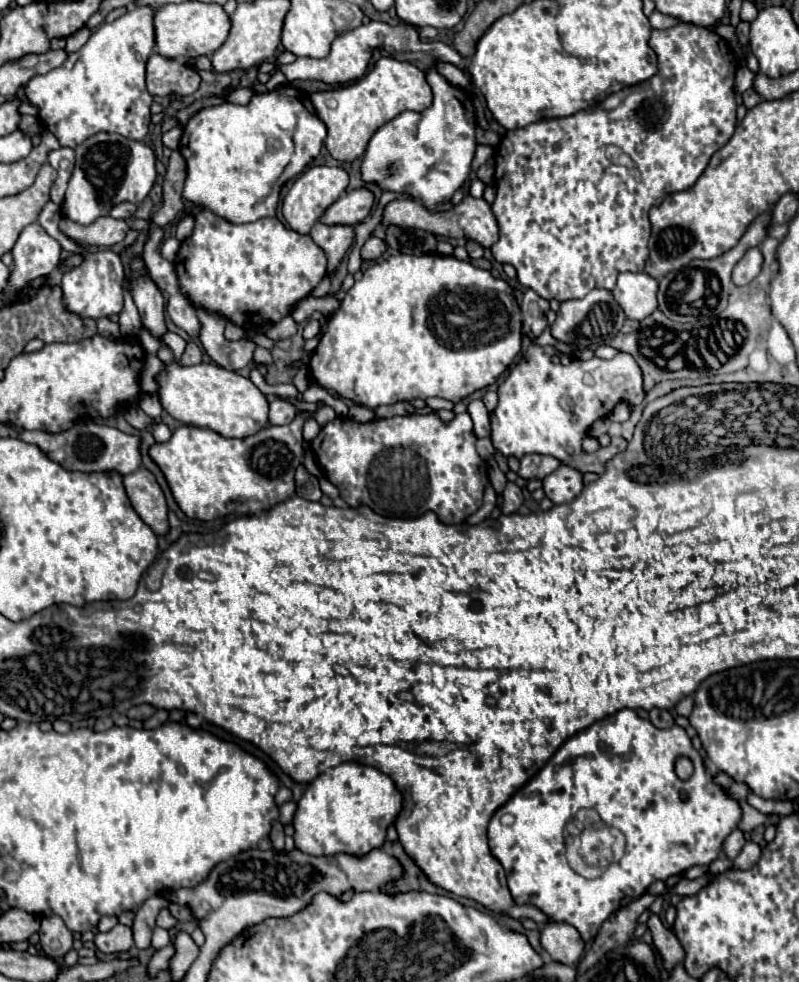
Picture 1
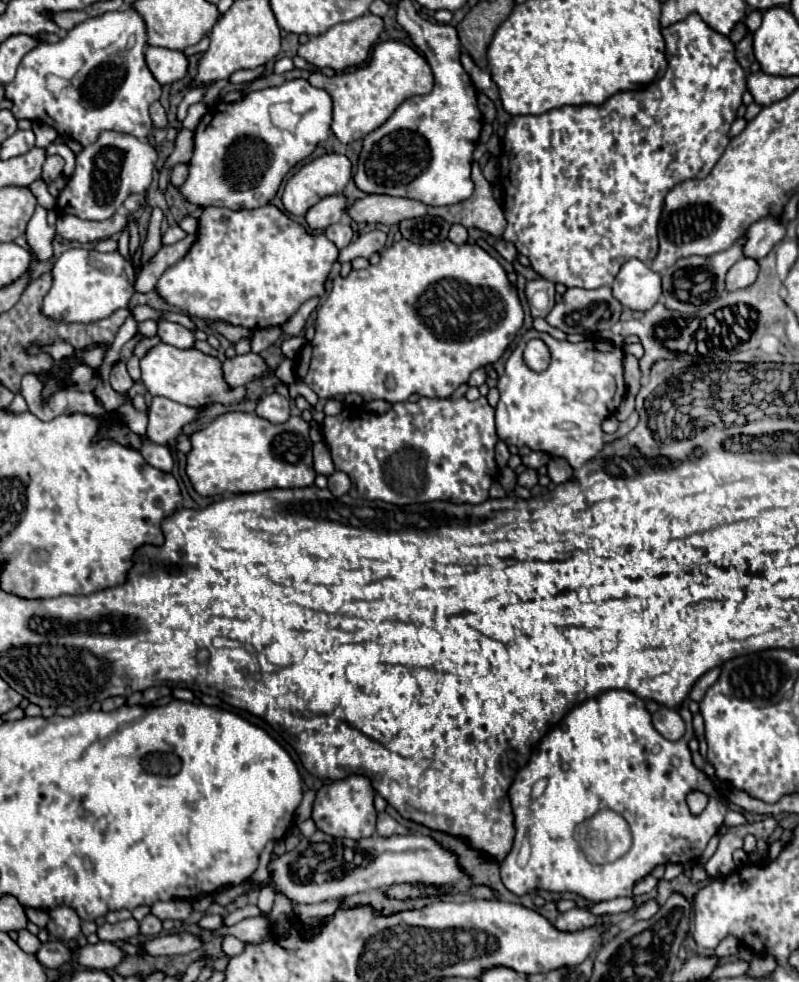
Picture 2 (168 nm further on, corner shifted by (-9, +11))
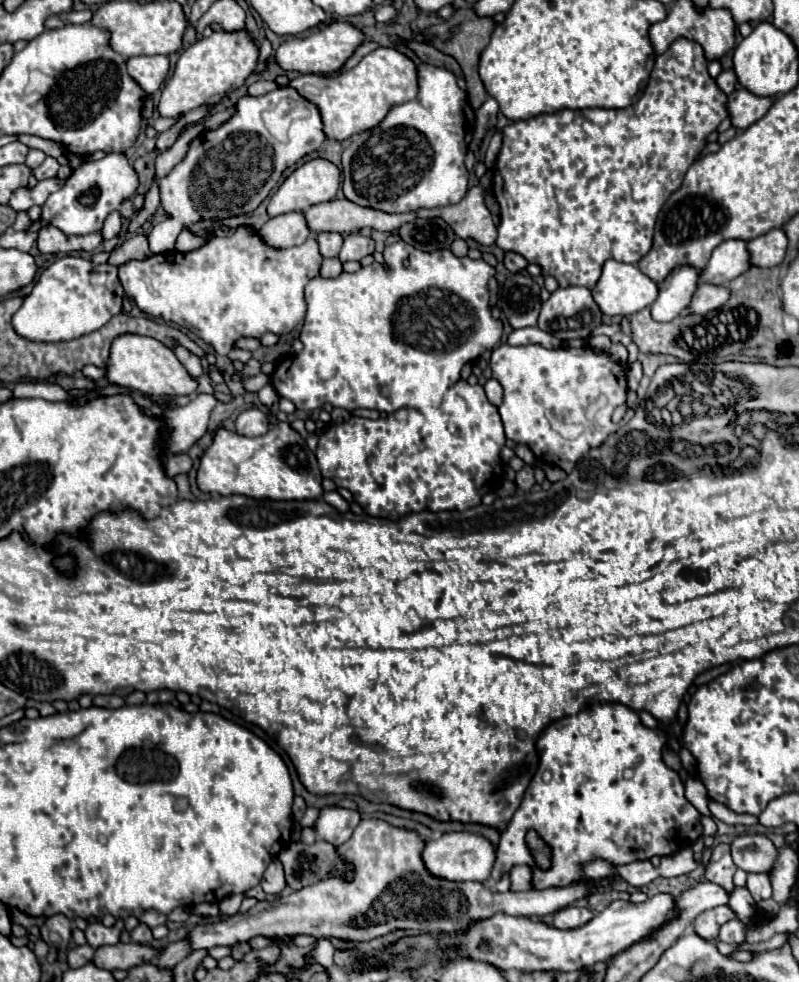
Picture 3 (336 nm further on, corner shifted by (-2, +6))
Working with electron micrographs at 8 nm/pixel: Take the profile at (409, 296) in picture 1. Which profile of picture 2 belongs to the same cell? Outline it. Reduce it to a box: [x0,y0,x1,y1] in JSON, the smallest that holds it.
[295,239,523,403]

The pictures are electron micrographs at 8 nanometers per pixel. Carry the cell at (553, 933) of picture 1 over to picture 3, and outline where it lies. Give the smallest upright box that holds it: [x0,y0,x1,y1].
[554,906,594,930]

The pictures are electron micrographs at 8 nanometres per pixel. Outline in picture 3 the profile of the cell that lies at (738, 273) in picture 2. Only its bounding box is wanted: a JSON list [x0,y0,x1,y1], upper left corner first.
[688,284,730,314]

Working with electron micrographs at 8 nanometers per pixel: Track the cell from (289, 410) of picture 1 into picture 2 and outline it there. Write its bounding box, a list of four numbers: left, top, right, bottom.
[255,393,289,423]

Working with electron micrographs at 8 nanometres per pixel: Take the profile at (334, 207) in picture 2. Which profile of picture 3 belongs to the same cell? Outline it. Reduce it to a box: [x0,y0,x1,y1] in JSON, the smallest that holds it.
[258,212,312,248]

